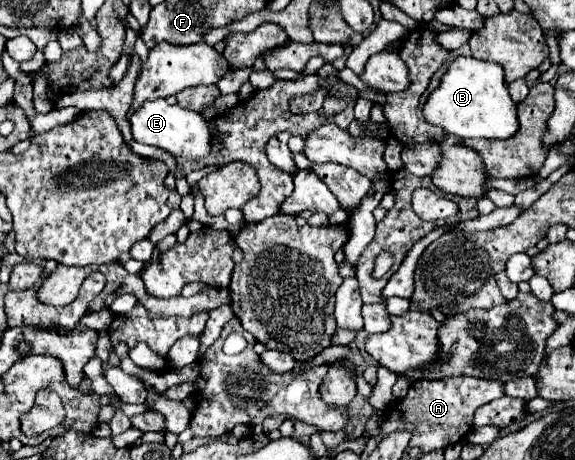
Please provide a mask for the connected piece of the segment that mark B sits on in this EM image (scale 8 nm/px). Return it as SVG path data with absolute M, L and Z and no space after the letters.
M459 56L451 62L441 76L439 86L423 104L423 118L425 122L461 138L503 140L511 138L511 134L519 130L517 106L509 98L507 86L503 82L503 68L499 64L475 60L473 56Z

